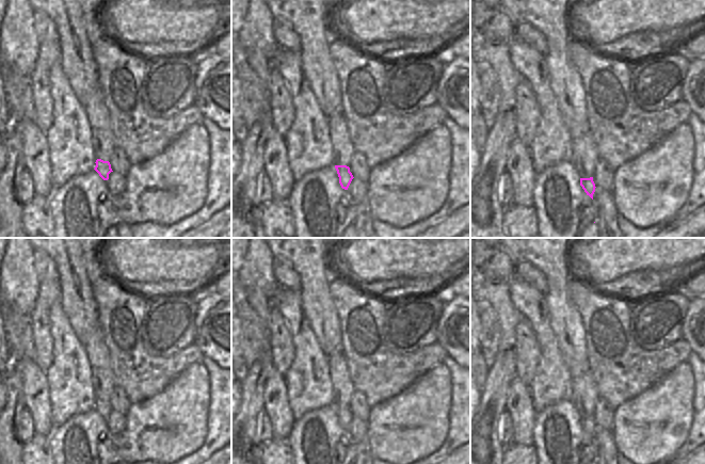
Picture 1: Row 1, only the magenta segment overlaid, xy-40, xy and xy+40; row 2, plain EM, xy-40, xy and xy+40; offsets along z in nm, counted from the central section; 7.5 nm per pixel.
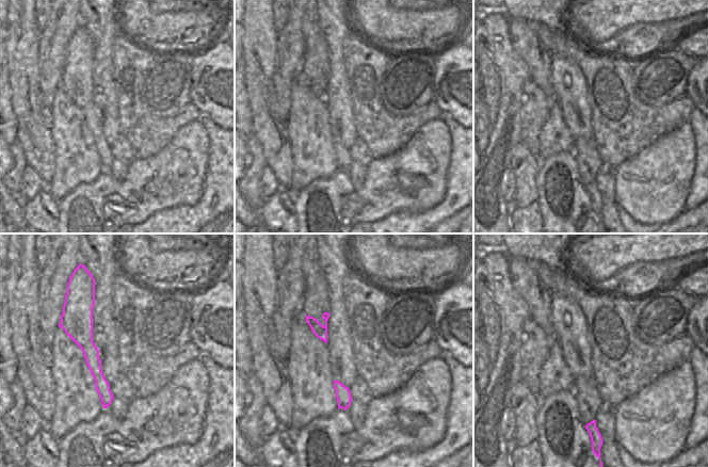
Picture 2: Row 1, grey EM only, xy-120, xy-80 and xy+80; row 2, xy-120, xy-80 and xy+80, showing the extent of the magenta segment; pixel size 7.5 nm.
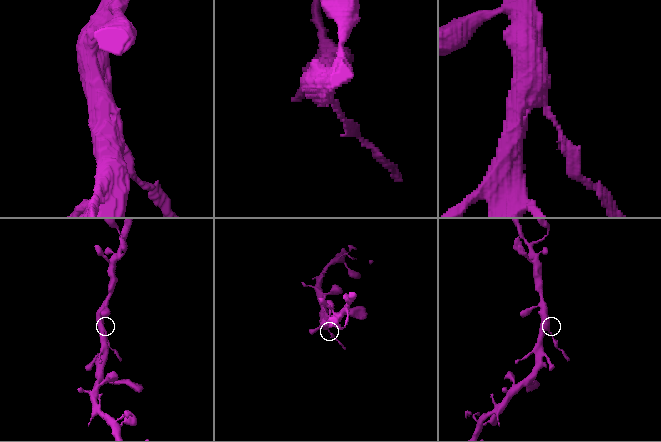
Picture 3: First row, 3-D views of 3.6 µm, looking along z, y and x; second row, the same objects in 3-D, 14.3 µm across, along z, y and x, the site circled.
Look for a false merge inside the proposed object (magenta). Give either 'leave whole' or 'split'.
split

